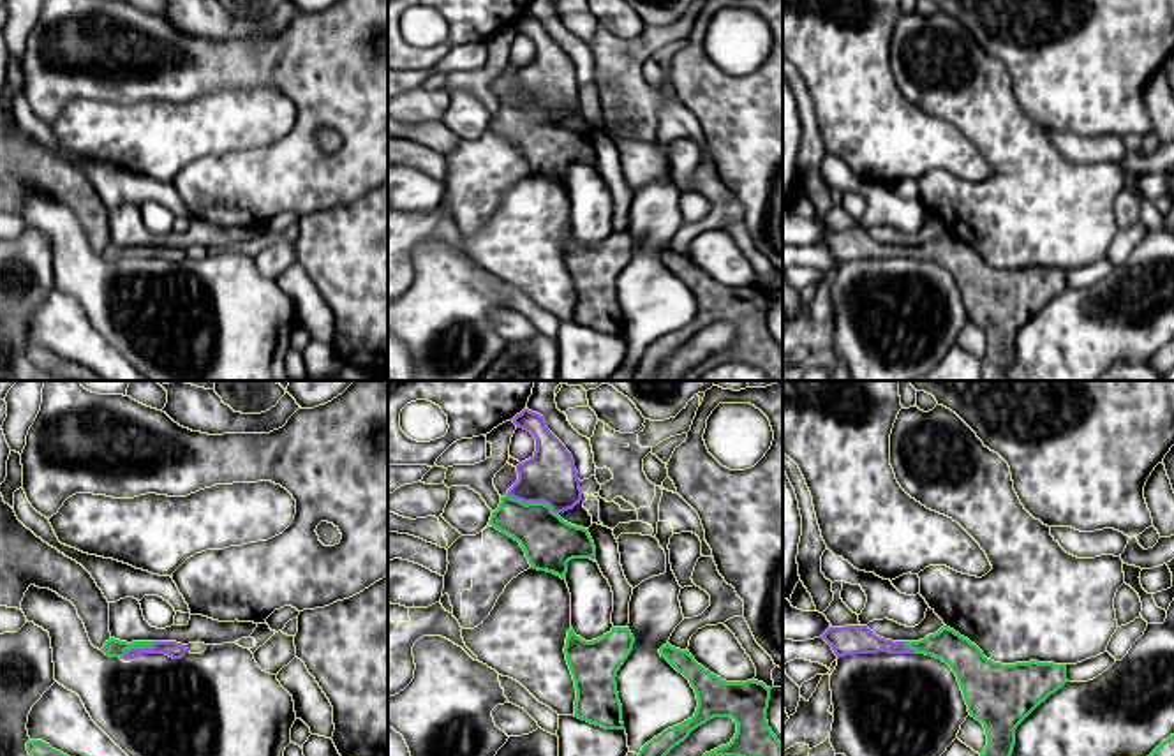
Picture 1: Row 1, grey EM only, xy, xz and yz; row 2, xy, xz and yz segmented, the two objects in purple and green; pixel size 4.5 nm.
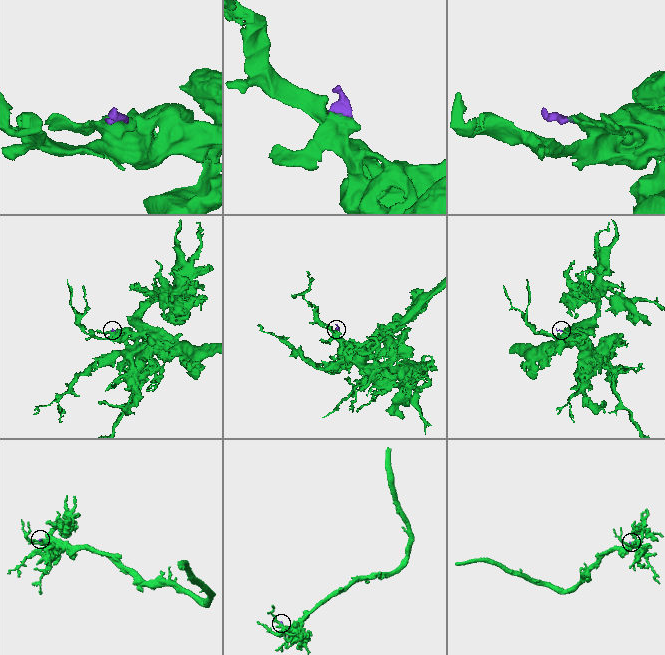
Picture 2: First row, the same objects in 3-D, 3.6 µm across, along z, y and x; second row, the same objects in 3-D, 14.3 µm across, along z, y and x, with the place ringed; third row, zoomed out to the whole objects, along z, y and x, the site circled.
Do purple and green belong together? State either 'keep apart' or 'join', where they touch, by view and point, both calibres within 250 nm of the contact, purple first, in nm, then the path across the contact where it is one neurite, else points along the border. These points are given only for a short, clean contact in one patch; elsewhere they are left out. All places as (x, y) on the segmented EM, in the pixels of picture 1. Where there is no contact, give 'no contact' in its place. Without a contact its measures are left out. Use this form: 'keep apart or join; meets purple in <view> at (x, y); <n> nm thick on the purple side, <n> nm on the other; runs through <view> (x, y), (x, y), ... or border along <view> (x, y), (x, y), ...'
join; meets purple in xz at (533, 501); 240 nm thick on the purple side, 240 nm on the other; runs through xz (549, 476), (549, 483), (533, 501), (533, 520), (549, 541)

